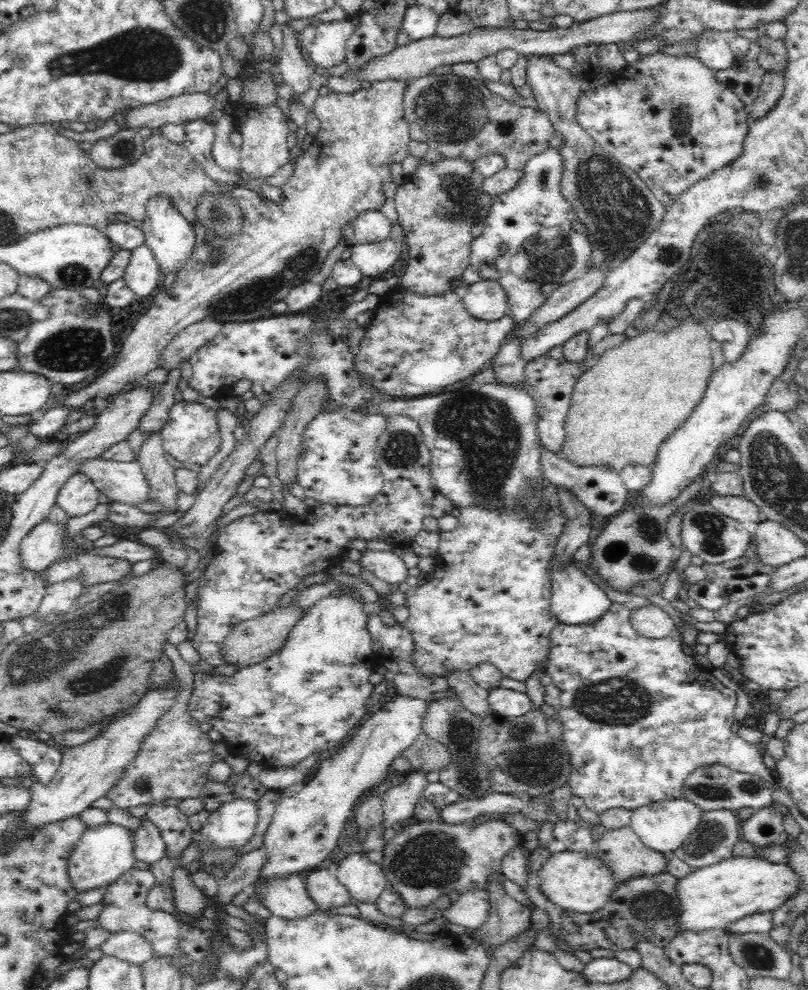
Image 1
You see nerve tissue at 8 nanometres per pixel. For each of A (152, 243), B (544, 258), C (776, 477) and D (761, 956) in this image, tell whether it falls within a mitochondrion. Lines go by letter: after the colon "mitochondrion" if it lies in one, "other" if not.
A: other
B: mitochondrion
C: mitochondrion
D: mitochondrion

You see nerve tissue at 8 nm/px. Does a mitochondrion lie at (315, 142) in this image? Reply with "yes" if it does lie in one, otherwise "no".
no

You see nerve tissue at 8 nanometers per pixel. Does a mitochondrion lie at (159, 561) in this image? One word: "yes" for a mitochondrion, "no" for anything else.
no

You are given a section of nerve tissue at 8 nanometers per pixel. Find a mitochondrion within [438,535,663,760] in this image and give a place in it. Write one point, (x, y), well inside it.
(621, 701)

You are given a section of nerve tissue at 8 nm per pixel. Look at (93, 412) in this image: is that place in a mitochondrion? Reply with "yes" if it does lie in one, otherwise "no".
no

